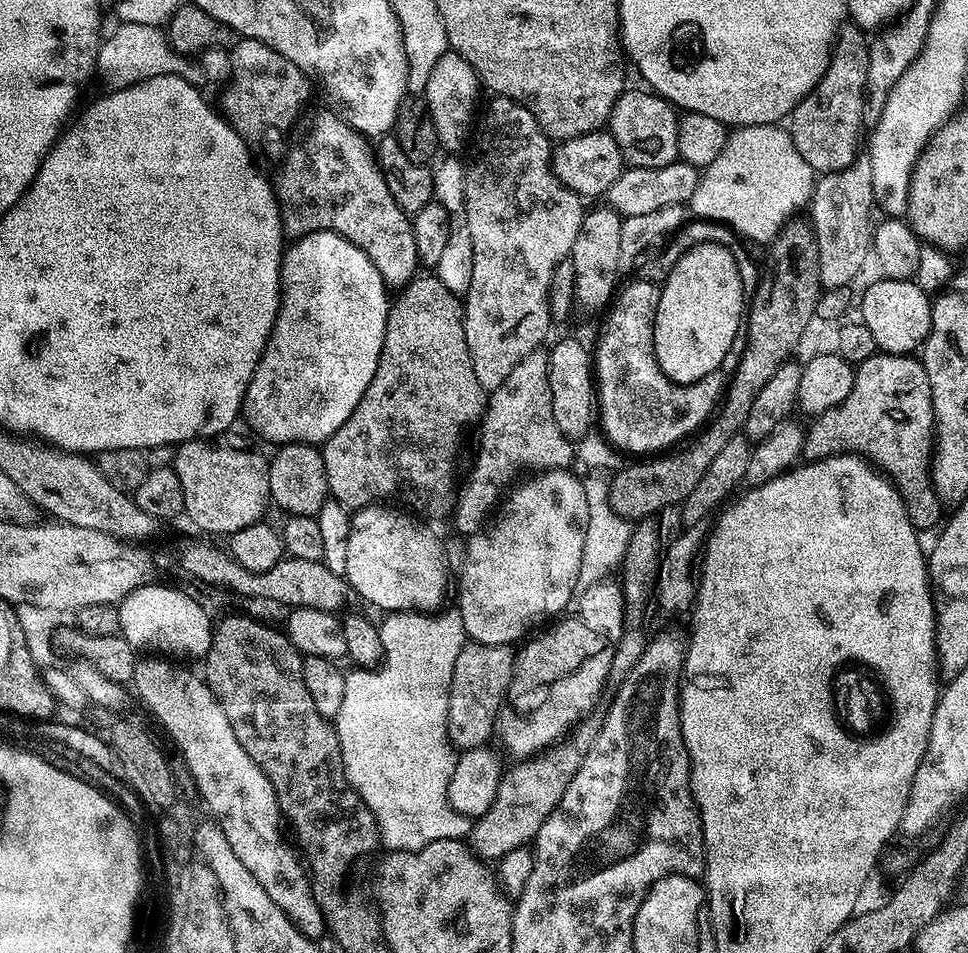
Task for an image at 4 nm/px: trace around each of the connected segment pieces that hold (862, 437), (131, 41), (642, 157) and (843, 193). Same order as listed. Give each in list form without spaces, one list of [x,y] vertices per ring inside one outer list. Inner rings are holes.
[[[877,351],[876,355],[855,365],[855,370],[856,377],[854,386],[850,386],[850,394],[846,394],[846,398],[842,398],[838,406],[821,412],[811,421],[812,425],[810,423],[807,425],[804,434],[803,459],[805,461],[824,460],[827,456],[841,454],[863,456],[886,473],[899,489],[900,495],[904,497],[904,505],[908,507],[908,516],[917,529],[924,530],[924,528],[932,527],[935,529],[941,523],[942,501],[932,485],[931,467],[936,419],[932,409],[930,378],[924,369],[923,359],[912,354]]]
[[[117,23],[115,27],[112,37],[109,40],[107,37],[101,43],[100,56],[96,59],[99,75],[106,78],[109,89],[129,88],[132,84],[155,76],[181,76],[186,82],[197,86],[205,83],[203,67],[189,57],[173,51],[167,35],[159,27],[124,23]]]
[[[629,87],[618,98],[618,102],[614,102],[612,117],[606,125],[607,131],[612,133],[614,142],[618,142],[618,150],[622,150],[625,165],[634,168],[657,168],[677,163],[680,124],[677,109],[663,96],[640,88]]]
[[[866,154],[857,155],[856,159],[839,172],[823,173],[815,181],[812,198],[810,201],[810,223],[812,231],[816,233],[818,242],[818,262],[820,263],[820,283],[825,289],[846,288],[853,282],[852,278],[859,274],[864,268],[864,263],[869,263],[870,251],[872,249],[872,187],[874,186],[874,173],[870,167],[870,158]]]

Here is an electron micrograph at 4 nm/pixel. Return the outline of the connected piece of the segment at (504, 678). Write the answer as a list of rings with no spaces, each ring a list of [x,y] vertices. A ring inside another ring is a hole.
[[[475,642],[465,643],[462,651],[458,654],[458,662],[454,662],[454,674],[450,682],[450,702],[448,703],[448,743],[456,750],[465,750],[469,748],[482,748],[489,742],[488,739],[493,739],[494,729],[497,727],[498,720],[495,720],[496,711],[499,710],[500,704],[505,703],[508,695],[508,687],[510,686],[510,678],[512,677],[512,661],[514,659],[514,652],[509,645],[506,644],[478,644]]]

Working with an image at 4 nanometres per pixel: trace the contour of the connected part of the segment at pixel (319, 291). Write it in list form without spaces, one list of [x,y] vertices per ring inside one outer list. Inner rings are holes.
[[[315,232],[309,236],[299,237],[295,242],[287,245],[284,253],[284,261],[280,264],[280,313],[272,327],[272,337],[266,342],[266,350],[254,370],[254,378],[250,378],[250,386],[244,395],[243,419],[248,419],[248,424],[264,440],[269,440],[272,446],[285,444],[310,444],[323,445],[354,414],[354,406],[362,402],[362,394],[366,394],[366,386],[370,386],[370,378],[374,378],[374,370],[378,370],[378,358],[382,354],[382,342],[386,334],[386,318],[390,307],[389,285],[385,284],[382,274],[366,258],[358,246],[354,246],[346,238],[342,238],[336,232]]]

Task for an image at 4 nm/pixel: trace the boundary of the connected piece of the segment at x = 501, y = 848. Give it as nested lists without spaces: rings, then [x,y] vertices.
[[[587,719],[563,744],[515,763],[518,765],[501,775],[490,808],[477,817],[472,826],[470,848],[476,856],[485,862],[499,862],[510,850],[518,850],[535,841],[538,830],[542,830],[546,818],[550,818],[562,794],[566,794],[566,786],[570,786],[574,774],[578,774],[600,732],[601,721],[592,719]]]

